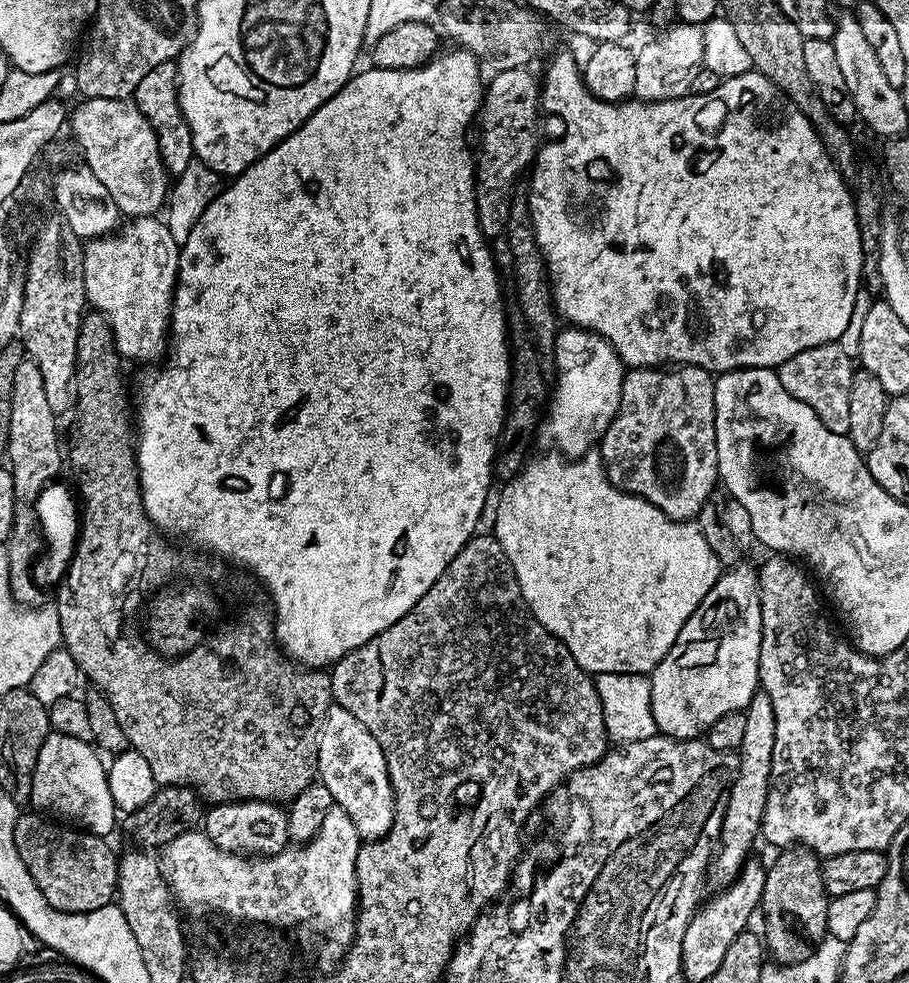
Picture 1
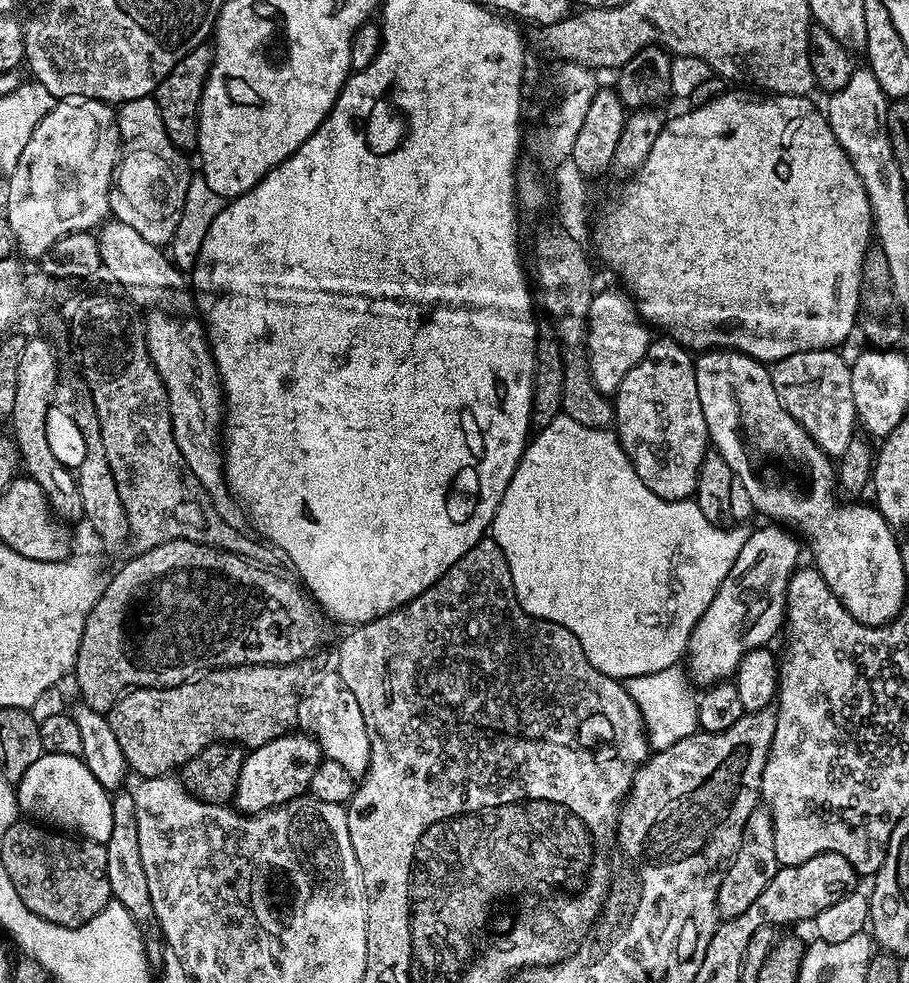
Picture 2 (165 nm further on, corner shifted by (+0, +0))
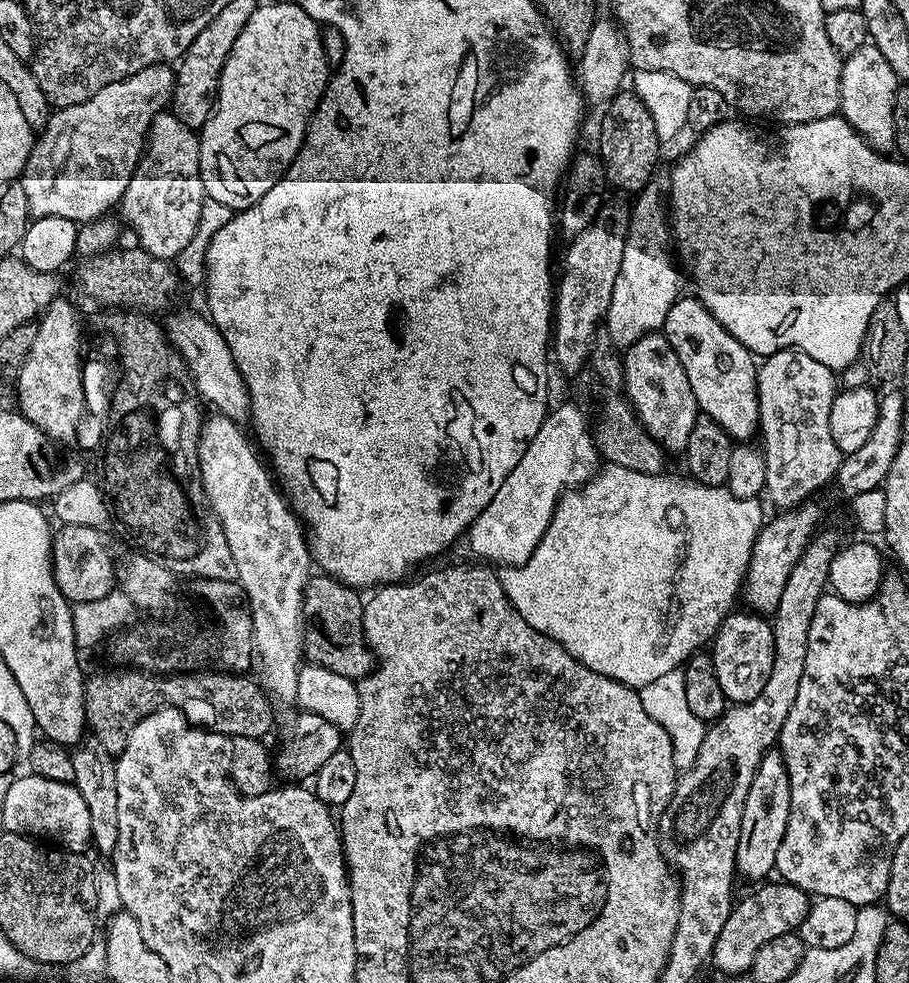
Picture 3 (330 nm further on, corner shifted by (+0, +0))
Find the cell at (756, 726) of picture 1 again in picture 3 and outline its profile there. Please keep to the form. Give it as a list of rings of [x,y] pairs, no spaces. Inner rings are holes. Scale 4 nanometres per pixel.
[[[751,610],[743,611],[729,612],[710,644],[713,672],[717,675],[722,694],[732,704],[745,704],[758,698],[758,694],[762,694],[762,686],[766,686],[770,678],[770,666],[774,666],[771,623],[763,615]]]

